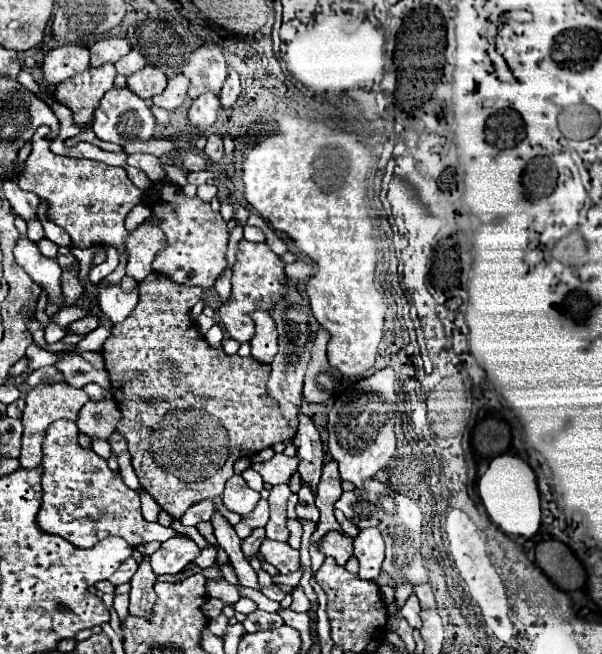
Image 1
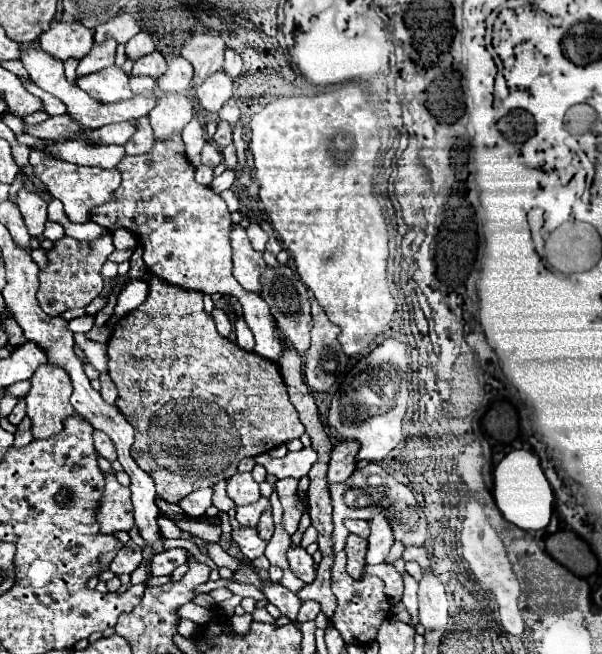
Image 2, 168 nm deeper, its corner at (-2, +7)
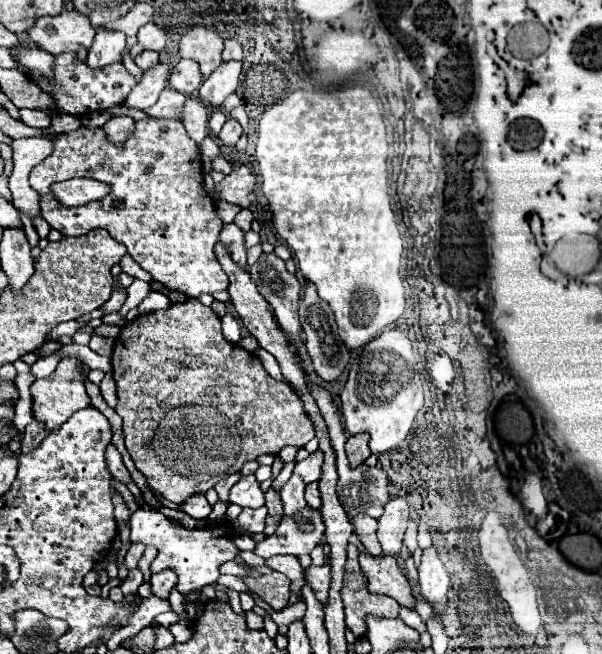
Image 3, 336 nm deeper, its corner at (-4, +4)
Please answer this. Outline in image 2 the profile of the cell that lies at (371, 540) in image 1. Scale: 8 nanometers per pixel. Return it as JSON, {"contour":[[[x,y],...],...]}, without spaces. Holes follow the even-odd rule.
{"contour":[[[377,514],[369,524],[371,524],[371,536],[369,536],[367,564],[381,564],[393,546],[393,530],[383,514]]]}

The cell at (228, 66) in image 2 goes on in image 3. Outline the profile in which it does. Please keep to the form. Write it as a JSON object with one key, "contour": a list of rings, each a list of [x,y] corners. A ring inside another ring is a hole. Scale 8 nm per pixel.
{"contour":[[[227,39],[225,49],[223,49],[223,61],[241,61],[241,59],[243,59],[241,45],[233,39]]]}

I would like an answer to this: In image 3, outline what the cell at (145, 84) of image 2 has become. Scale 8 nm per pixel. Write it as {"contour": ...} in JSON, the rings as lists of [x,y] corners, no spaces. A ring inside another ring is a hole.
{"contour":[[[125,49],[123,51],[123,65],[125,65],[125,69],[135,77],[135,81],[141,81],[141,77],[143,77],[143,71],[133,63],[133,59],[129,57],[129,49]]]}

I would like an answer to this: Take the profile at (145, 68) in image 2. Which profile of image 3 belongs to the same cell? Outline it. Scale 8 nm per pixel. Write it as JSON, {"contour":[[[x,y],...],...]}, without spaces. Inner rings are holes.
{"contour":[[[143,51],[141,55],[135,57],[135,65],[141,67],[143,71],[151,69],[151,67],[157,65],[157,63],[159,63],[159,53],[155,53],[155,51]]]}

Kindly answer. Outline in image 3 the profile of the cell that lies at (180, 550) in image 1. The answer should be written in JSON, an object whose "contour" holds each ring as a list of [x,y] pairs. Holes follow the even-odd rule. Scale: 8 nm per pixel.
{"contour":[[[163,569],[163,571],[155,573],[149,583],[151,583],[151,587],[153,587],[153,595],[167,599],[171,587],[177,583],[177,573],[175,573],[173,569]]]}

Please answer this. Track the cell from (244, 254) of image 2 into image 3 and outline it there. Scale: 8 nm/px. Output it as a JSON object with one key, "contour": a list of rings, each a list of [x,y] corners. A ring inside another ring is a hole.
{"contour":[[[227,223],[227,225],[223,227],[219,239],[221,239],[221,243],[227,247],[231,259],[233,259],[243,271],[247,271],[249,265],[247,265],[247,249],[245,249],[245,233],[243,233],[243,229],[241,229],[239,225],[235,225],[235,223]]]}

